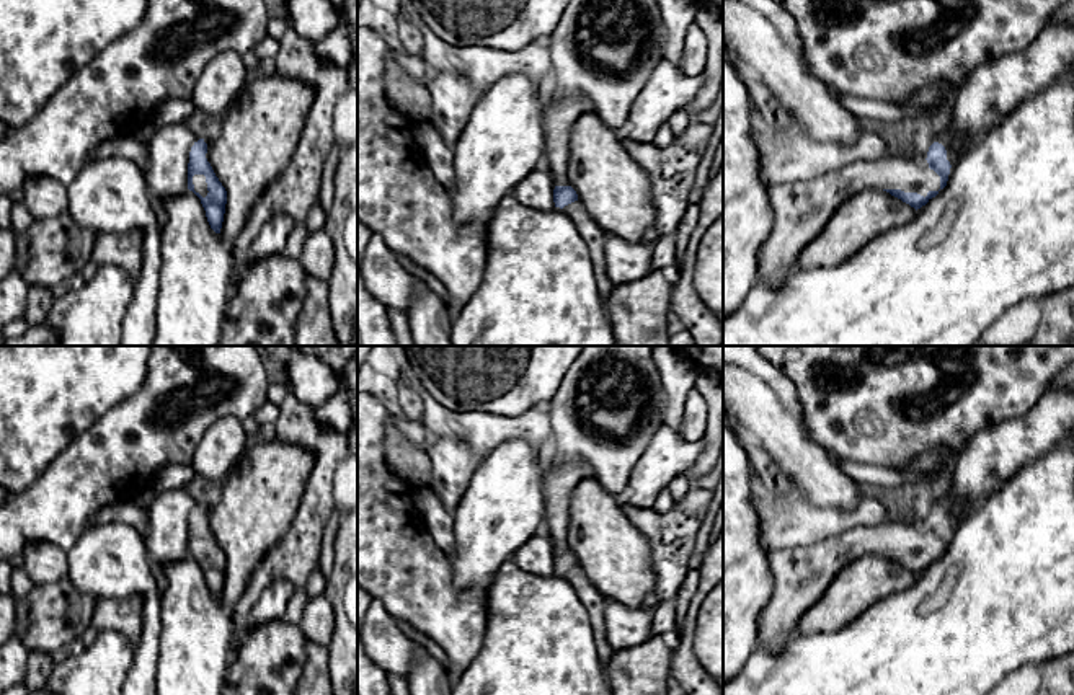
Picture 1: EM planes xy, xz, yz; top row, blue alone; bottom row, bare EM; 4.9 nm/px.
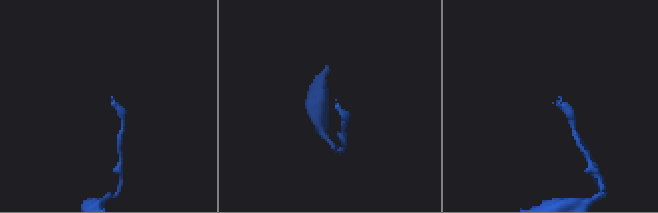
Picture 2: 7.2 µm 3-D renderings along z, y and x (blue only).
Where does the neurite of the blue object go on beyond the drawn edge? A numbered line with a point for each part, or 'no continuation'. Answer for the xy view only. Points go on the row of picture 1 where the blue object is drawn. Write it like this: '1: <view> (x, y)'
1: xy (199, 183)

